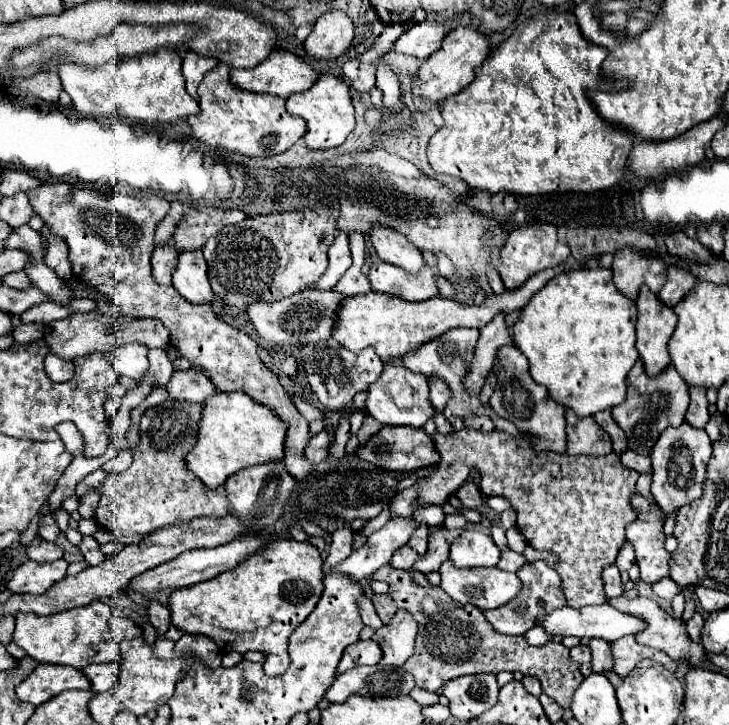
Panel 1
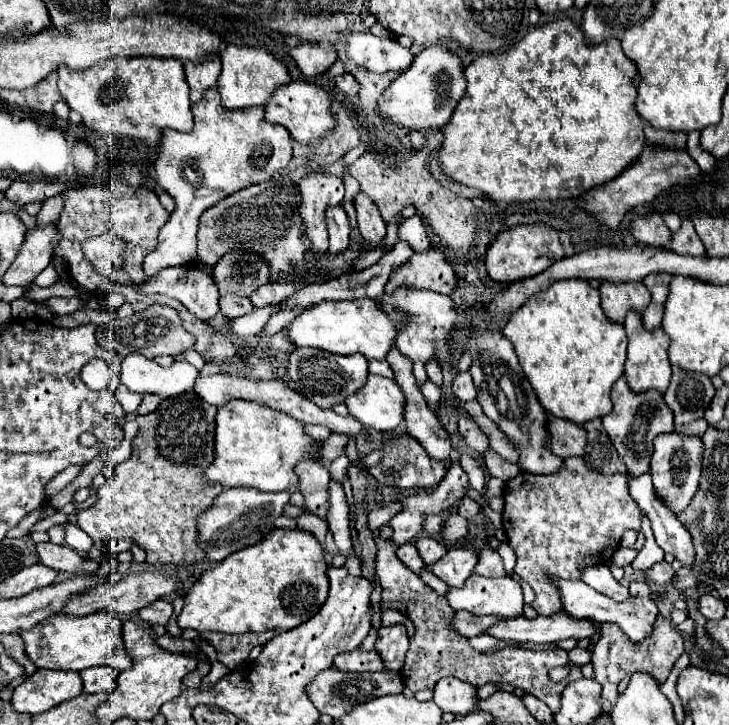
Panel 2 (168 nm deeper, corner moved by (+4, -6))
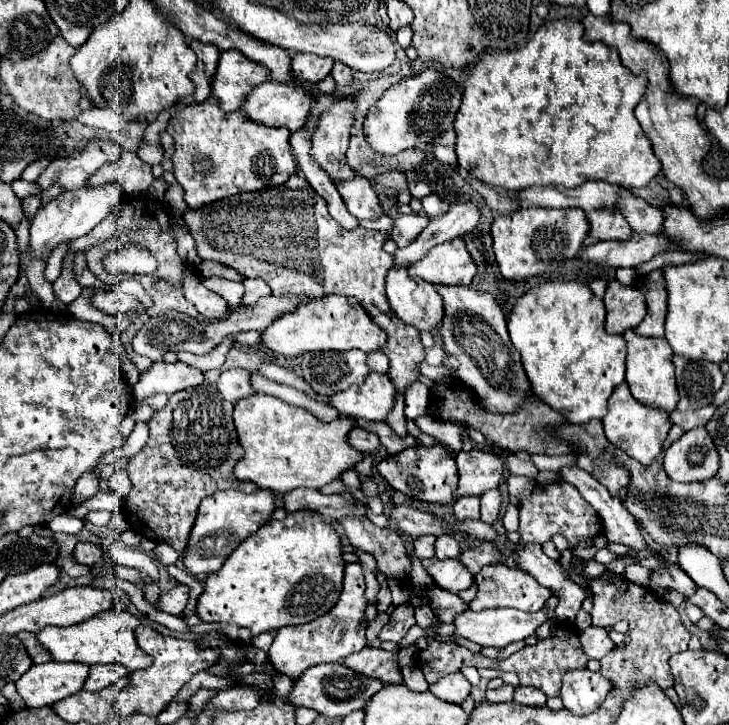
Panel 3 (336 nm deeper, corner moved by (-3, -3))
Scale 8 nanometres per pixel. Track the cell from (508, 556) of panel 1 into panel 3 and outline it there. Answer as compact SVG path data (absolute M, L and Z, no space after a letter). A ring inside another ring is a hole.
M475 544L473 548L465 550L459 554L459 562L471 572L471 574L479 574L481 566L485 564L493 564L493 562L501 562L501 554L493 544Z

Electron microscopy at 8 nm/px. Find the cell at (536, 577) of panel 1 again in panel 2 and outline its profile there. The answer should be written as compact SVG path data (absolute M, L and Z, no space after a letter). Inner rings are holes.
M456 611L454 617L454 627L458 627L458 633L466 635L466 637L476 637L476 635L484 635L492 625L496 625L498 621L502 621L502 617L478 617L466 611Z

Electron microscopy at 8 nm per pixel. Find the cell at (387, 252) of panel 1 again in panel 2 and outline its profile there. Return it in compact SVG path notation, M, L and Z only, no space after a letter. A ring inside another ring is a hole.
M358 193L354 199L356 205L356 213L358 213L358 229L364 237L364 241L370 247L382 247L384 245L384 237L386 237L386 223L382 221L376 205L364 195Z

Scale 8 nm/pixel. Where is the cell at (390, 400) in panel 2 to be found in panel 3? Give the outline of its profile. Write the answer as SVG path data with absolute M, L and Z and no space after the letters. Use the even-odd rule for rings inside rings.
M369 372L365 382L327 396L327 406L339 414L363 418L369 422L383 422L395 402L395 388L385 374Z

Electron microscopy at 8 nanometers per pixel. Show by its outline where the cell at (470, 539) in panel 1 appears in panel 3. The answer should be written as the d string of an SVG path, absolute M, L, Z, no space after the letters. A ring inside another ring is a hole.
M455 558L437 560L429 564L425 570L433 578L435 586L451 594L467 590L473 584L473 576L469 574L469 570L465 570L465 566L461 566L461 562L457 562Z

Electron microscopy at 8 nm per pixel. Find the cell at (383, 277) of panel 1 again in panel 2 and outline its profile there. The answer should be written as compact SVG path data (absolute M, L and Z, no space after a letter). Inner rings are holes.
M430 249L428 253L414 253L408 263L392 269L386 283L386 293L392 295L402 285L450 295L456 287L456 275L454 269L446 263L444 255L436 249Z

